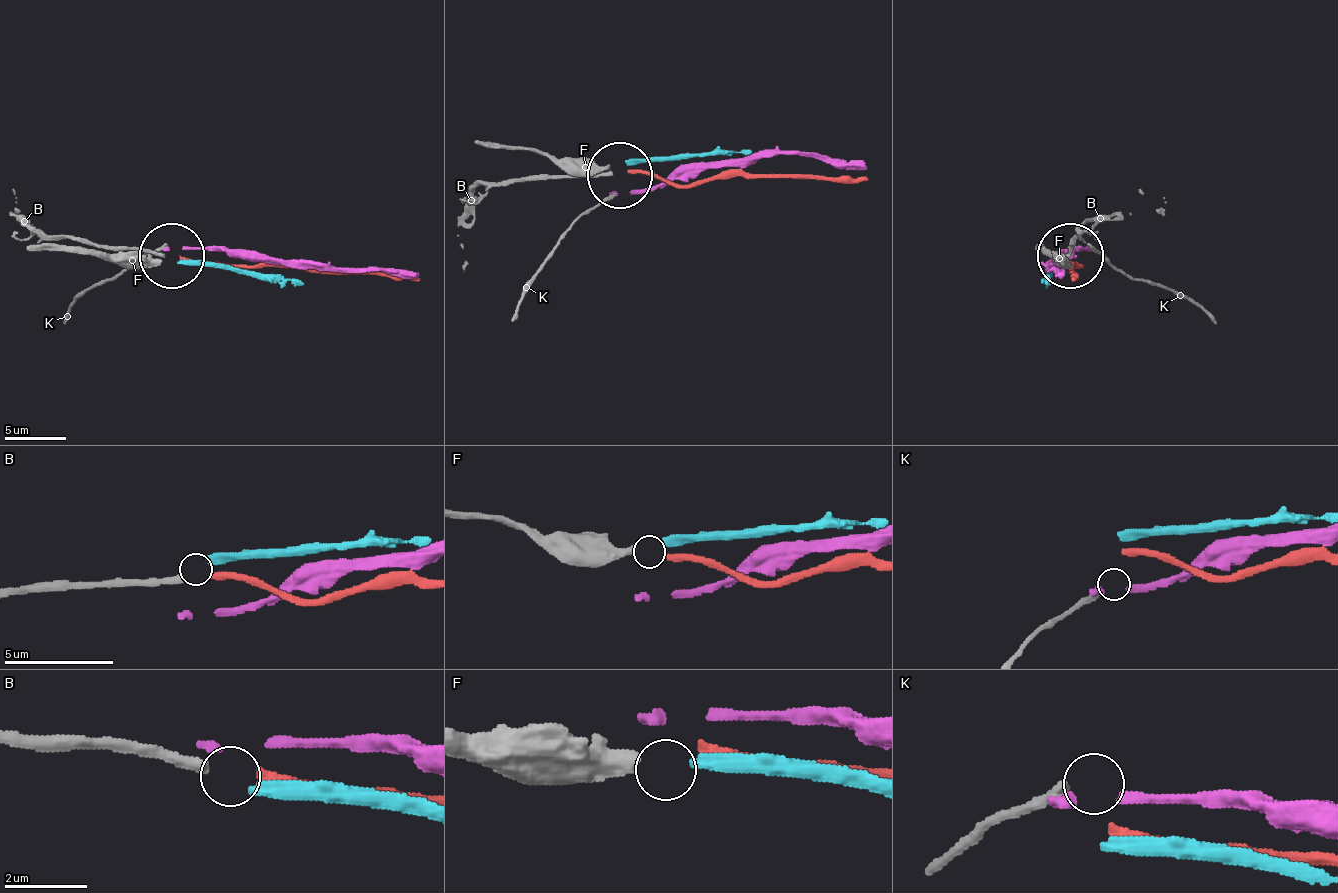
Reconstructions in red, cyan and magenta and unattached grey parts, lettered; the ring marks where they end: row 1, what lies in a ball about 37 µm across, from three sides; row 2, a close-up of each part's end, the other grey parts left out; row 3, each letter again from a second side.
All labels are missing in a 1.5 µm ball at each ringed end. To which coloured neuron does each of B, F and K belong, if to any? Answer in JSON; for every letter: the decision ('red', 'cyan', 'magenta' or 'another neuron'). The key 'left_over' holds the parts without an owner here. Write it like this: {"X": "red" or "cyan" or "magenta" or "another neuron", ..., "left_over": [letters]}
{"B": "red", "F": "cyan", "K": "another neuron", "left_over": ["K"]}

